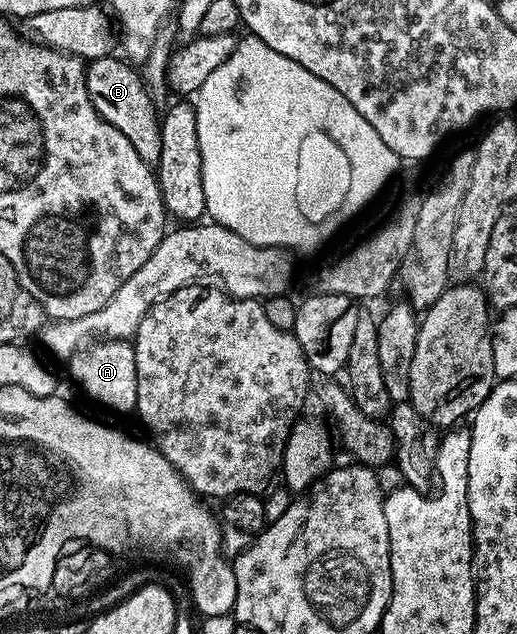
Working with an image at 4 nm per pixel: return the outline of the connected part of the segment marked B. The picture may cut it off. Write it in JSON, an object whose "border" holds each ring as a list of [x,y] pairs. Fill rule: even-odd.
{"border":[[[115,57],[93,58],[86,63],[89,98],[100,116],[125,135],[133,148],[137,148],[137,156],[141,156],[141,160],[149,164],[158,163],[161,156],[160,111],[155,111],[155,102],[142,76],[122,57]]]}

